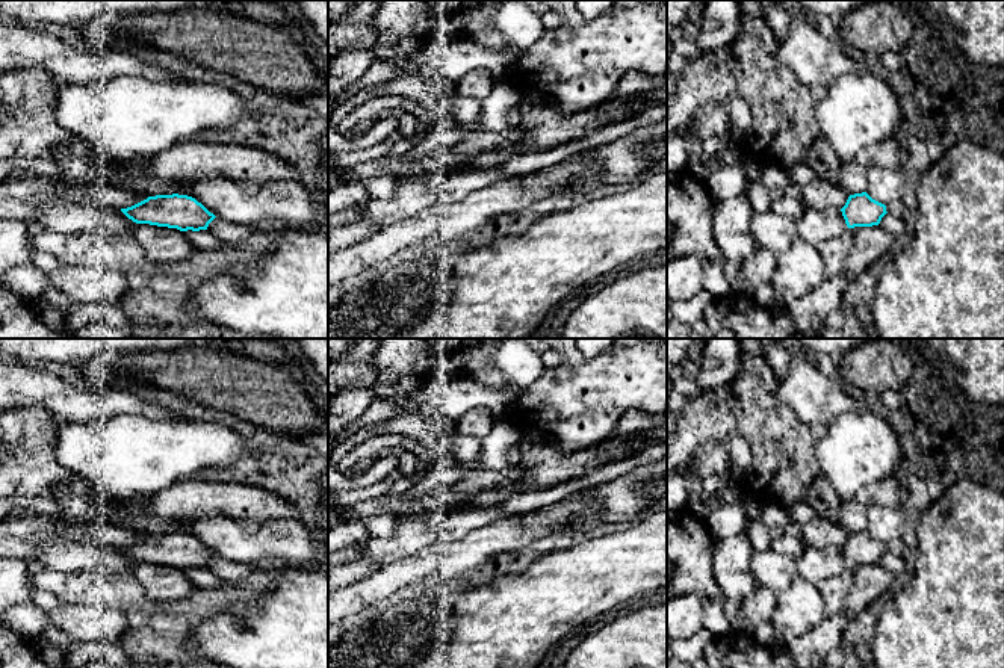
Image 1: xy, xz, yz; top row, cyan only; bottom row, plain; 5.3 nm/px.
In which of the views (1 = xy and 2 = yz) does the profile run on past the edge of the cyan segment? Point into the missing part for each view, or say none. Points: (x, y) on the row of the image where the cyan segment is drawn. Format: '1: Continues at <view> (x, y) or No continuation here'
1: No continuation here
2: No continuation here

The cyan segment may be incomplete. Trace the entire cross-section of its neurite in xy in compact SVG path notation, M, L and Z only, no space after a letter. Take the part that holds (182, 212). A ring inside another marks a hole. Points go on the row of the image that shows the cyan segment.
M156 195L121 209L121 212L136 224L177 228L180 231L207 230L216 218L201 203L187 195Z

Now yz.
M866 192L850 195L841 212L848 228L878 225L888 213L886 206Z

